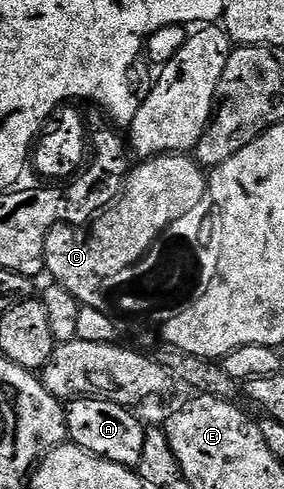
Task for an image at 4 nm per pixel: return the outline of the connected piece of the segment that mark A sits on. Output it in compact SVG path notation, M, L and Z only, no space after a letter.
M78 397L66 405L64 418L68 424L71 444L82 447L95 457L106 459L110 463L135 467L142 459L145 422L135 417L127 405L119 405L101 397Z

